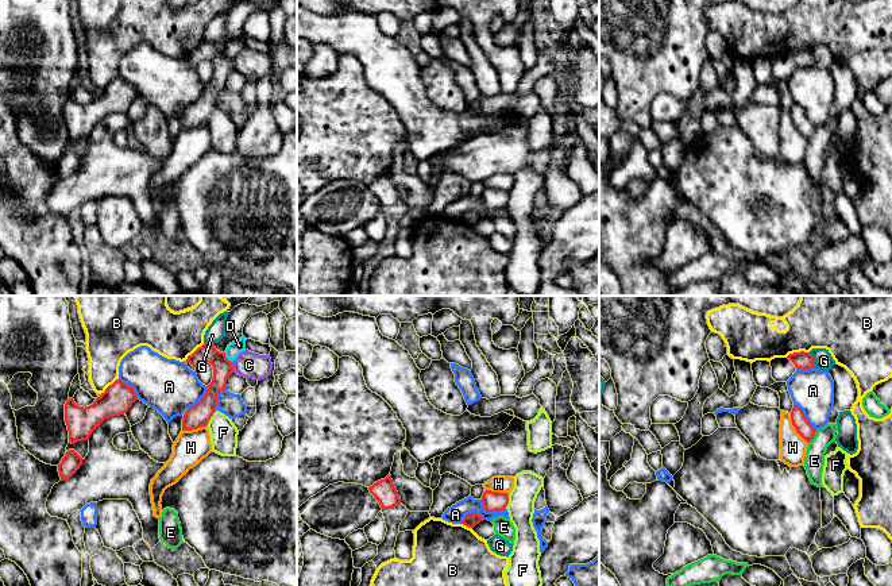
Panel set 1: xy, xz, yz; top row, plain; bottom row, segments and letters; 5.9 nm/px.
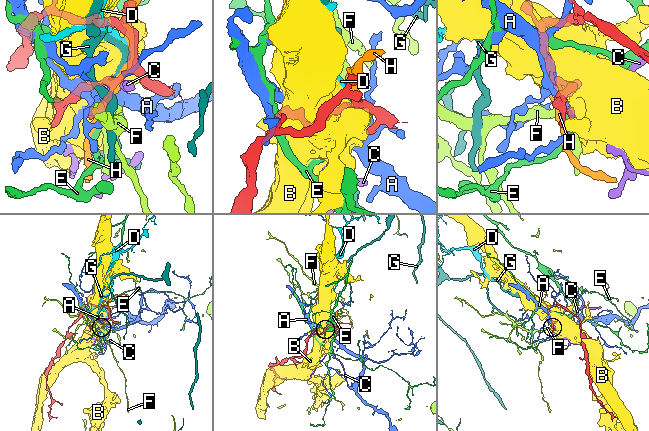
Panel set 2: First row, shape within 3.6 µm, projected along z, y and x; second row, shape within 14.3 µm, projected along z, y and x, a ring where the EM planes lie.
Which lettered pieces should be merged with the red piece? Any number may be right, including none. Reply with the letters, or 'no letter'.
no letter

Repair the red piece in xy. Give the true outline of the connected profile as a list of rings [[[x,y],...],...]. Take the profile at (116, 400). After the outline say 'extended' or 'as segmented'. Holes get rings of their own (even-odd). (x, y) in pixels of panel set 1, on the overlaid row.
[[[116,379],[89,406],[78,406],[73,398],[65,404],[65,421],[72,444],[89,440],[92,432],[108,417],[128,412],[138,400],[134,388]]] | as segmented

